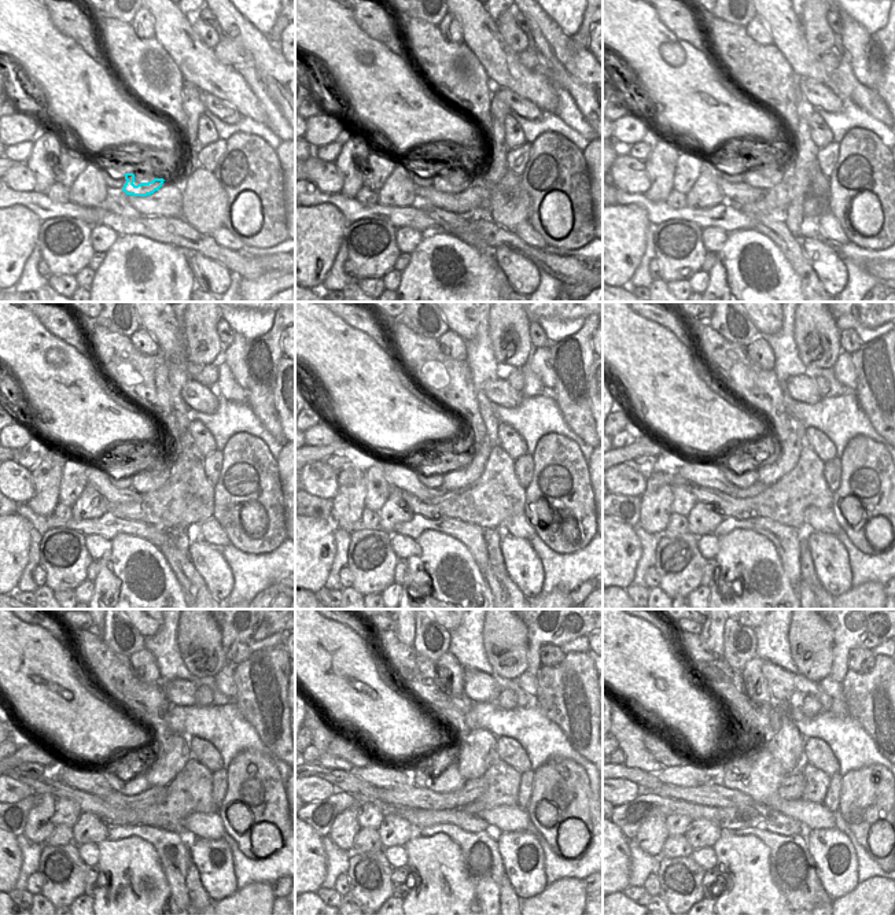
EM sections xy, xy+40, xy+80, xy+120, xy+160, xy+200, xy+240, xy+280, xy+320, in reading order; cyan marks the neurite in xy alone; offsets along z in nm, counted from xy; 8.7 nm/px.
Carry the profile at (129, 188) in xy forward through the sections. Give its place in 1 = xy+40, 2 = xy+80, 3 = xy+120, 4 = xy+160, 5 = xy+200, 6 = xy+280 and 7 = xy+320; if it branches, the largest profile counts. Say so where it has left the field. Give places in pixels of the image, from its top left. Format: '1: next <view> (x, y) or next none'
1: next xy+40 (456, 179)
2: next xy+80 (763, 174)
3: next xy+120 (148, 479)
4: next xy+160 (463, 473)
5: next xy+200 (784, 454)
6: next xy+280 (478, 751)
7: next xy+320 (787, 745)

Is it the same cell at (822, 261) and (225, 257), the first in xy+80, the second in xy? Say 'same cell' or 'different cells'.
different cells

